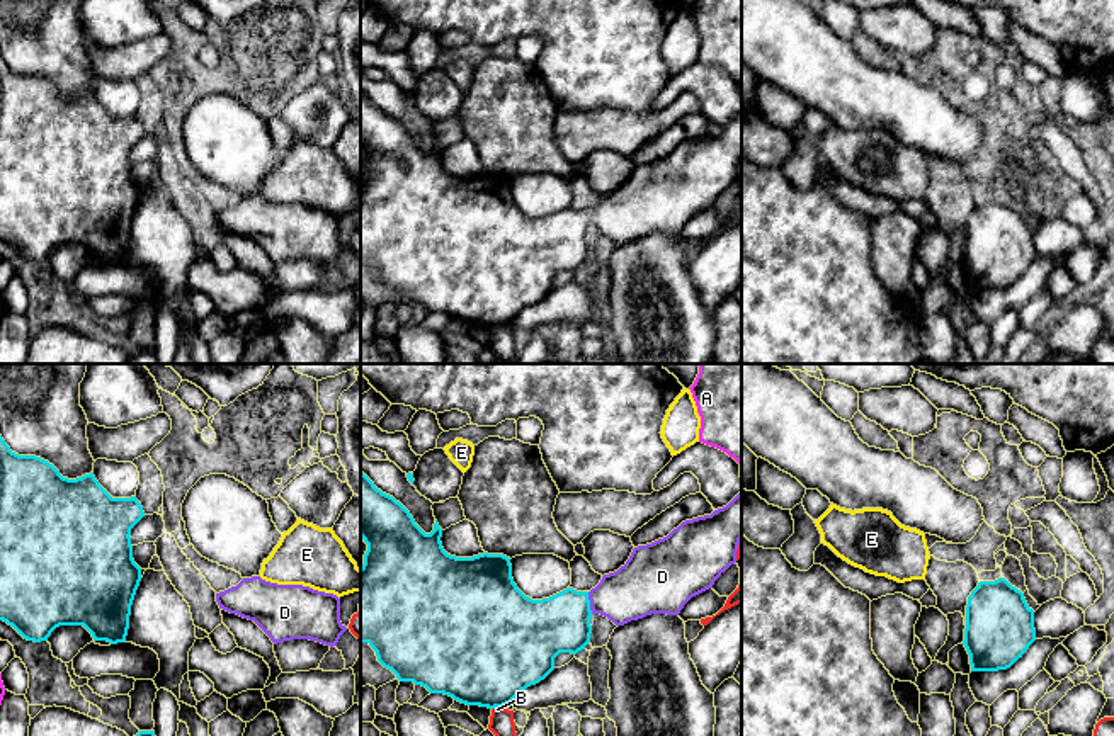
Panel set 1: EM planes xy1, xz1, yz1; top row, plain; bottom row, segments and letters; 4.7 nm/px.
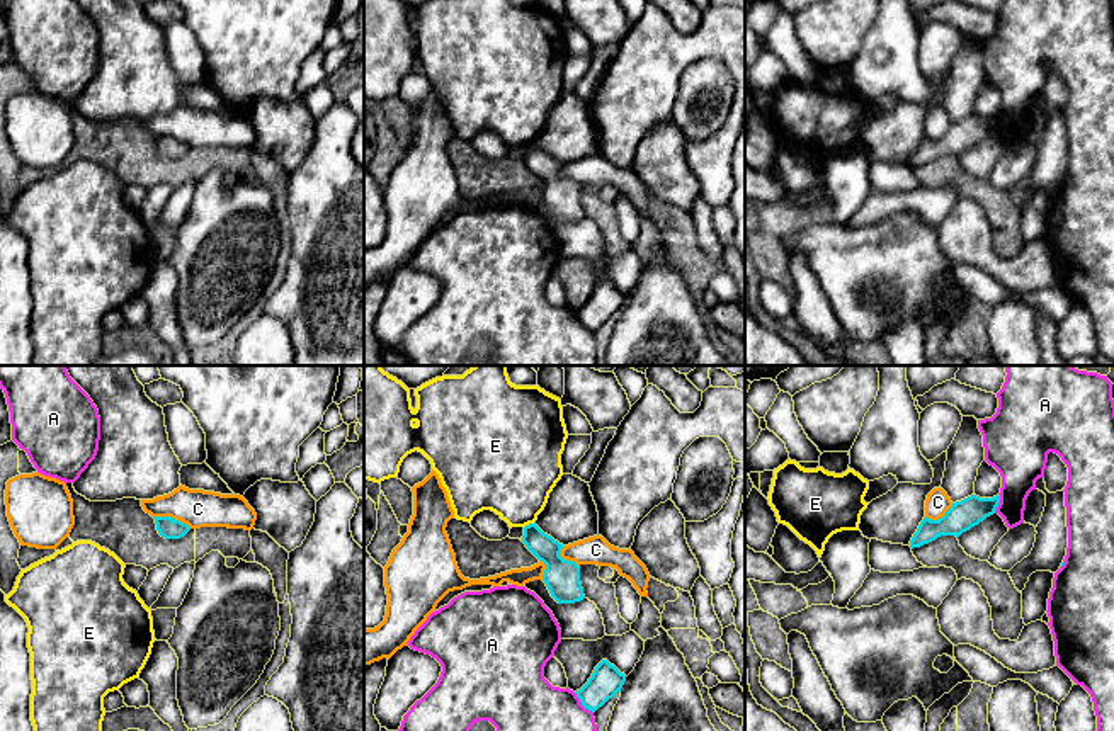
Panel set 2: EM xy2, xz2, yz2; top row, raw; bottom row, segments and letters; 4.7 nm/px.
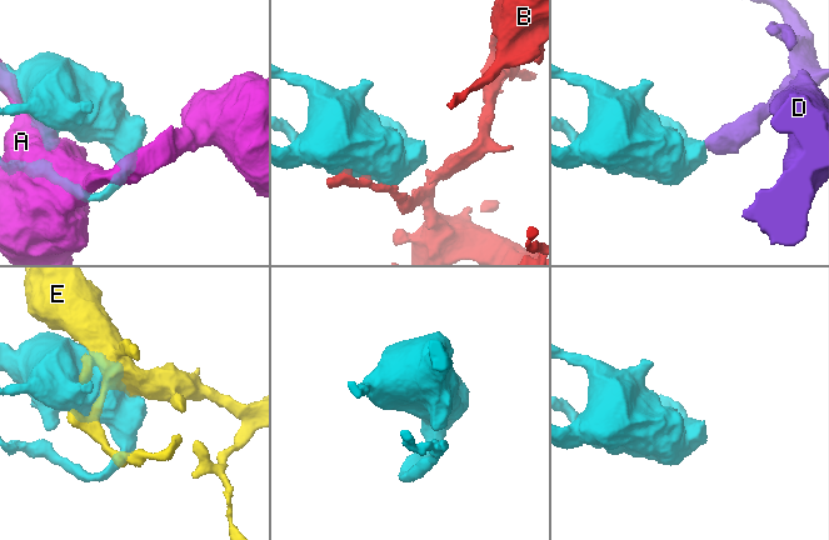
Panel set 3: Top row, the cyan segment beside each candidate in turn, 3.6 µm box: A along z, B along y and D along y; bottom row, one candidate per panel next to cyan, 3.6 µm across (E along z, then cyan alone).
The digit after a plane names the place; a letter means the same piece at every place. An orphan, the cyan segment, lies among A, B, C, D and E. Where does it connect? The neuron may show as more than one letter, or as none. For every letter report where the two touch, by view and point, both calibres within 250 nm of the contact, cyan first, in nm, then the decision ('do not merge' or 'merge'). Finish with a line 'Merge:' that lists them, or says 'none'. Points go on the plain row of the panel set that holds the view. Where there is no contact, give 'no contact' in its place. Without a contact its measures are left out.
A: contact xz2 (582, 323); calibres 150 and 460 nm; do not merge
B: contact xz1 (497, 325); calibres 480 and 120 nm; do not merge
C: contact xy2 (170, 136); calibres 100 and 180 nm; do not merge
D: contact xz1 (589, 221); calibres 280 and 260 nm; merge
E: contact xz2 (529, 143); calibres 120 and 400 nm; do not merge
Merge: D

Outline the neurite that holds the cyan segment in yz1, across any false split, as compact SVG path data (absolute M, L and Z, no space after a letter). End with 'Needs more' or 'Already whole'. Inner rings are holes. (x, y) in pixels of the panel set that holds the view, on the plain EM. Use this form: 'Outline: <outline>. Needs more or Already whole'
Outline: M1005 197L980 201L968 216L964 267L971 291L1010 287L1036 260L1034 229Z. Already whole

